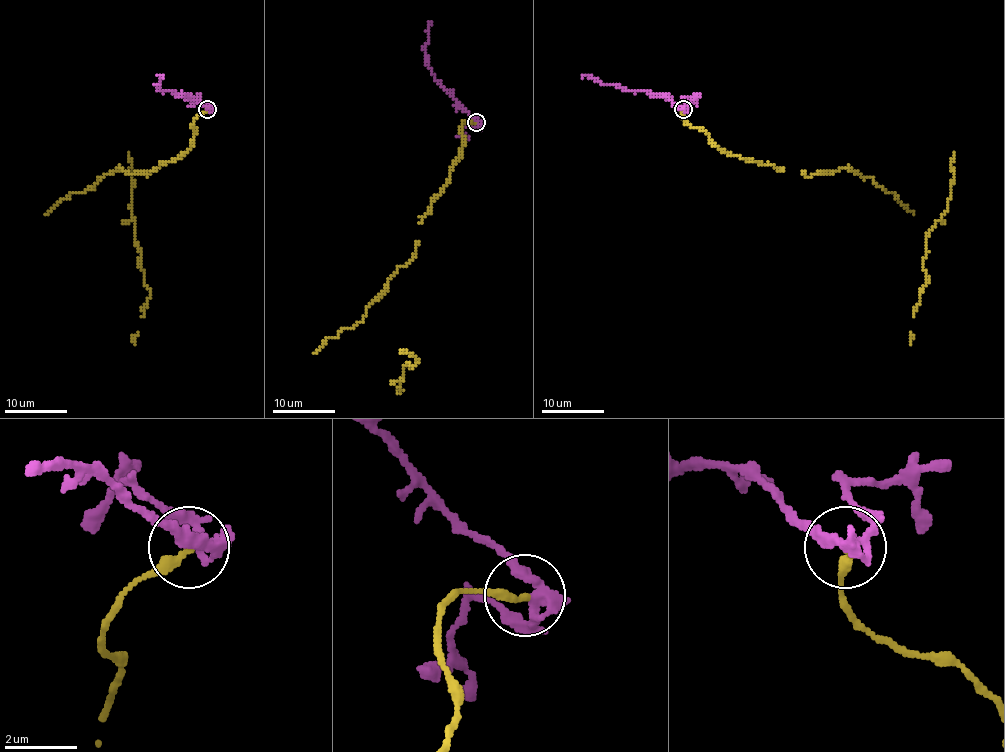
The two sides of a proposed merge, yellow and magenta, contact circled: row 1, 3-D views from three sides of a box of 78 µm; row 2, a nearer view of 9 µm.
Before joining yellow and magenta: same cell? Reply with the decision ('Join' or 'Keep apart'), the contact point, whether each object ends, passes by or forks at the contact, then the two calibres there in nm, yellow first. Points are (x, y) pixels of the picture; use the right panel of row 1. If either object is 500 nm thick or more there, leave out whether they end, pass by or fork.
Keep apart. Place: (683, 109). At the ring yellow ends. At the ring magenta forks. Thickness 240 nm (yellow) against 260 nm

